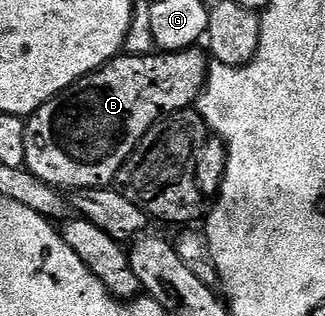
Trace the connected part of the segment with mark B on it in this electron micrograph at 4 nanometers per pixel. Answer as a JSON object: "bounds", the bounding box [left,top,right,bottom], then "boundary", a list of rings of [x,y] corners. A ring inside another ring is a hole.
{"bounds":[24,47,210,190],"boundary":[[[199,47],[187,48],[184,52],[166,52],[151,56],[121,54],[91,72],[89,76],[72,84],[65,92],[46,102],[37,112],[27,117],[26,158],[24,167],[33,172],[51,188],[75,190],[78,188],[107,188],[115,181],[132,151],[142,138],[165,116],[191,109],[199,101],[208,81],[210,60]]]}

